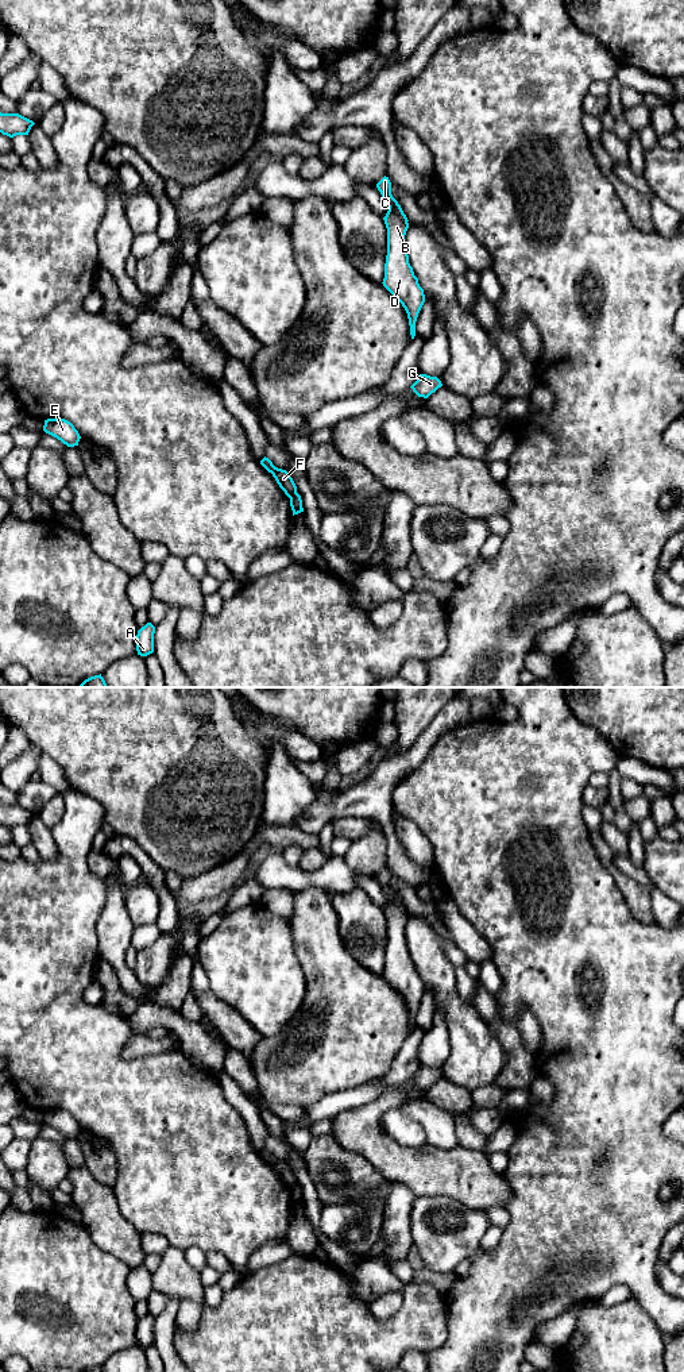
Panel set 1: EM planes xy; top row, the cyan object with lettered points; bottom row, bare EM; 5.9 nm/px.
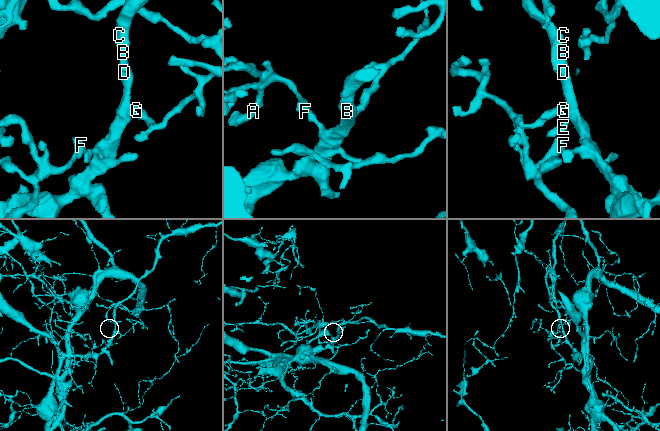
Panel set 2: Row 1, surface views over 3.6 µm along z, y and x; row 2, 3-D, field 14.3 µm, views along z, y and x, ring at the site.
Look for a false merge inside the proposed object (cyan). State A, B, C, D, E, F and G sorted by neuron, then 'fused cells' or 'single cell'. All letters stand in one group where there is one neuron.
A E F / B C D G | fused cells

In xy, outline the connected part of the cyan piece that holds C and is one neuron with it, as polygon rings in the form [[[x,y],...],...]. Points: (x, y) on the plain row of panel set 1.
[[[384,867],[376,875],[376,879],[389,898],[389,902],[383,909],[387,920],[387,947],[382,975],[405,999],[409,1010],[410,1026],[411,1030],[414,1030],[416,1013],[425,994],[425,986],[409,955],[405,936],[409,912],[391,886],[391,874],[389,868]]]

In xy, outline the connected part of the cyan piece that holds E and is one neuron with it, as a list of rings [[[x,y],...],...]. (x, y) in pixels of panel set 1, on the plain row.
[[[59,1109],[45,1111],[43,1122],[57,1129],[67,1138],[78,1137],[78,1133],[81,1130],[74,1117],[70,1113]]]

